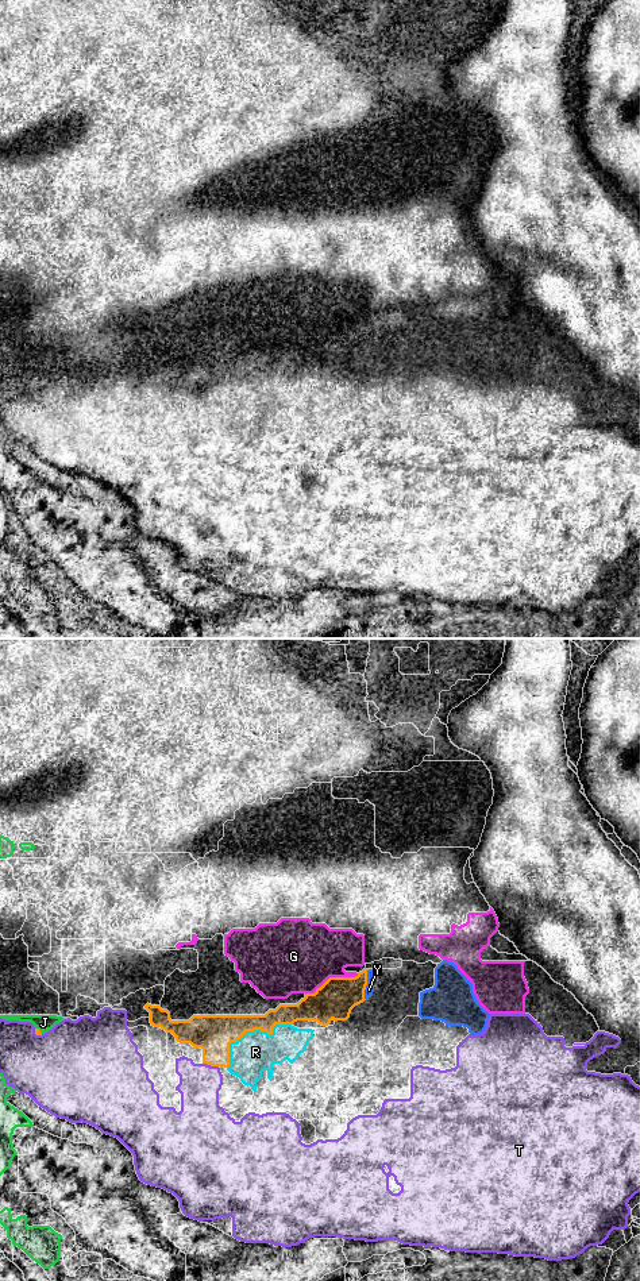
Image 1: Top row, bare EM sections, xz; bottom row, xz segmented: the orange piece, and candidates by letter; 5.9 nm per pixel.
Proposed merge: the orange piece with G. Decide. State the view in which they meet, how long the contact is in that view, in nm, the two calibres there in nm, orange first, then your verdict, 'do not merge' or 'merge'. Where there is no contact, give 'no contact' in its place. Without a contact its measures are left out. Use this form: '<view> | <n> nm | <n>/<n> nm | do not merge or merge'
xz | 340 nm | 240/440 nm | merge

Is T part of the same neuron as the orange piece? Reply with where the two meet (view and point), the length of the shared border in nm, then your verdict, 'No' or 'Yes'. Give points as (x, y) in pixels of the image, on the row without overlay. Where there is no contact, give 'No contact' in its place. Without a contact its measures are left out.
Touches orange at xz (211, 417). Shared border 100 nm. Yes

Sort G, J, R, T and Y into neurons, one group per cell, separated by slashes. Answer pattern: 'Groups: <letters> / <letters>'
Groups: G J R T Y

